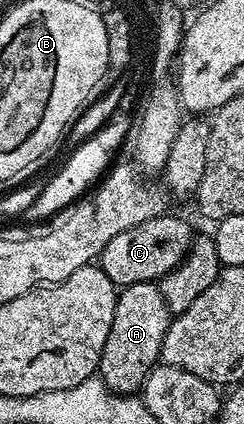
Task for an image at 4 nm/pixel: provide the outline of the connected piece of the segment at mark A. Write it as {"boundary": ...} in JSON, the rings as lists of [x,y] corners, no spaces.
{"boundary":[[[155,282],[121,286],[116,299],[116,311],[112,315],[112,331],[108,331],[97,371],[97,376],[101,377],[111,393],[134,395],[141,390],[150,370],[159,364],[162,340],[171,320],[168,303],[164,303],[164,295],[160,295]]]}

